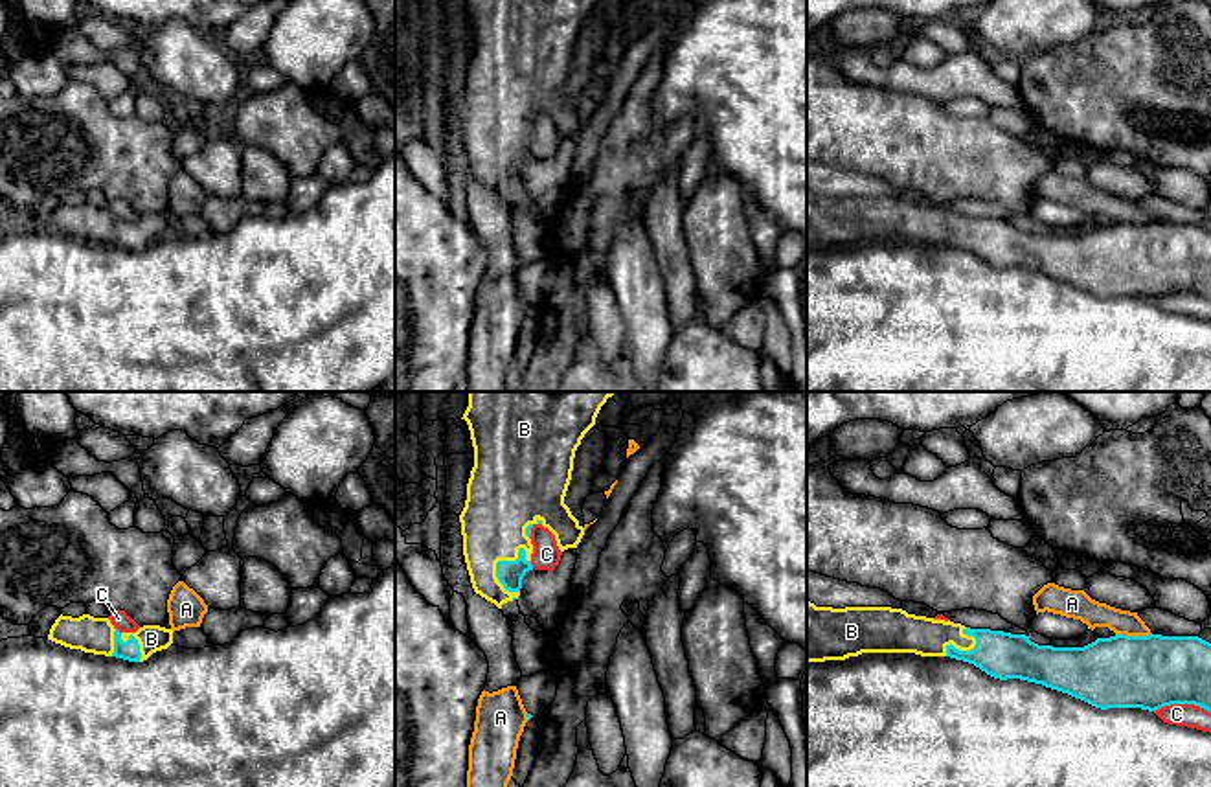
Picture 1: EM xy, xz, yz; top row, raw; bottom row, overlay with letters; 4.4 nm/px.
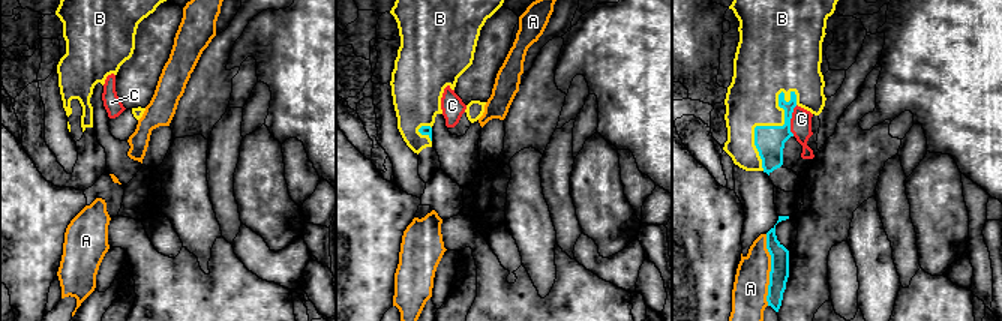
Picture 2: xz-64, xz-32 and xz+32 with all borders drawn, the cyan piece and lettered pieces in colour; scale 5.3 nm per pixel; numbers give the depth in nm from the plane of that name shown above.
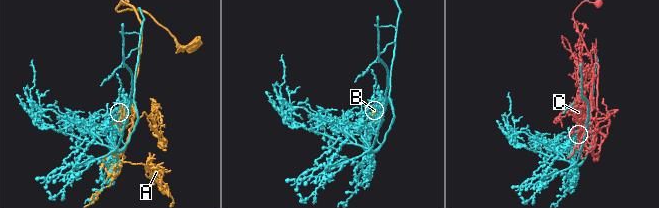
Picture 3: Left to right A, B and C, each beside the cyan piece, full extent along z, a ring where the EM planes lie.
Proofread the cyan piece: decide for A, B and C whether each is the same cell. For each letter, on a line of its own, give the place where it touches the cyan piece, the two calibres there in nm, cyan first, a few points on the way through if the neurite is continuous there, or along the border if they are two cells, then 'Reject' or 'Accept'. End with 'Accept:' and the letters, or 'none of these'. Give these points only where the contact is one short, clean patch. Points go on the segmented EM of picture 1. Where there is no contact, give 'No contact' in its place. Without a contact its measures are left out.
A: Touches cyan at yz (1134, 637). Thickness 320 nm (cyan) against 120 nm. Reject
B: Touches cyan at xz (497, 567). Thickness 110 nm (cyan) against 300 nm. Accept
C: Touches cyan at yz (1182, 703). Thickness 320 nm (cyan) against 100 nm. Reject
Accept: B

